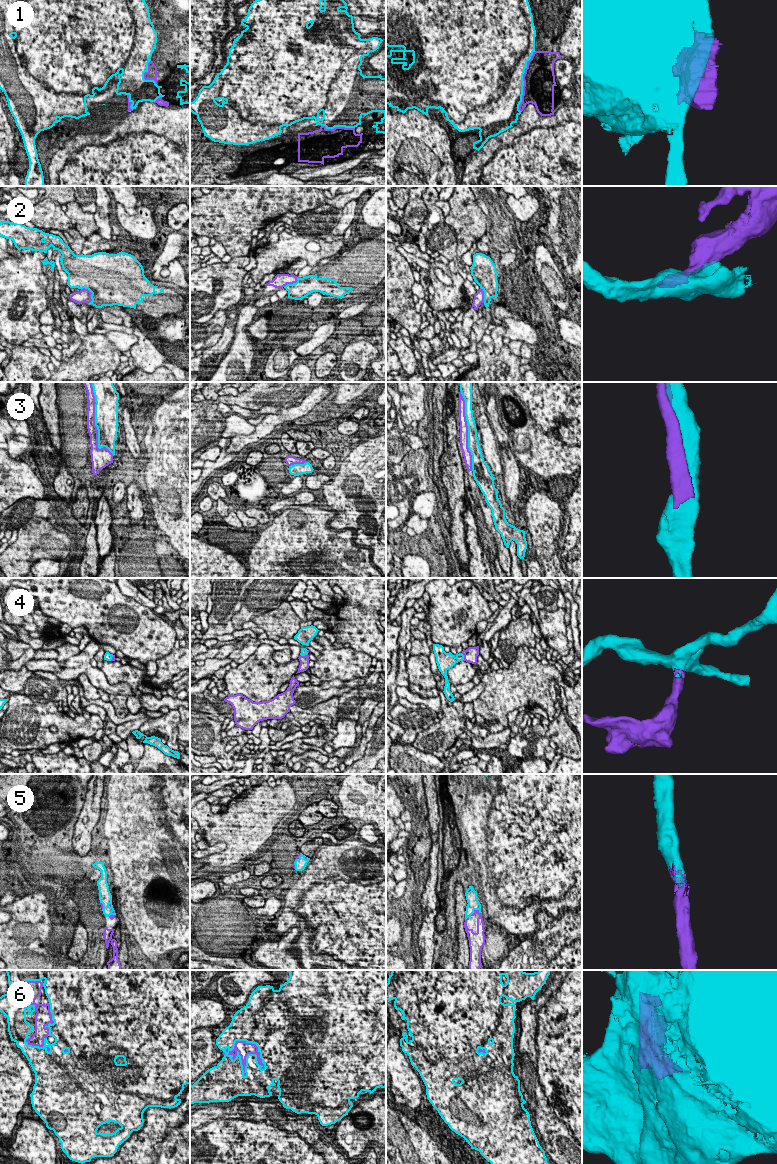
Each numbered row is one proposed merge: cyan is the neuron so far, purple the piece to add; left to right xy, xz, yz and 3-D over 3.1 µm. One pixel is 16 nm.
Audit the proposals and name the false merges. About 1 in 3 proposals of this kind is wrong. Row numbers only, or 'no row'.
1, 2, 3

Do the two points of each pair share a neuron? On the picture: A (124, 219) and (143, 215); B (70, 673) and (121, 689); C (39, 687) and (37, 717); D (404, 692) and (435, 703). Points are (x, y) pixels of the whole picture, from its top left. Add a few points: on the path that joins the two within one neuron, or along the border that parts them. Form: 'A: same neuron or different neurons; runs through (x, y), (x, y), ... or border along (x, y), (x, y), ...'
A: same neuron; runs through (129, 219), (138, 219)
B: same neuron; runs through (83, 670), (89, 670), (108, 688)
C: different neurons; border along (24, 693), (33, 701), (57, 702)
D: same neuron; runs through (412, 698), (427, 701)

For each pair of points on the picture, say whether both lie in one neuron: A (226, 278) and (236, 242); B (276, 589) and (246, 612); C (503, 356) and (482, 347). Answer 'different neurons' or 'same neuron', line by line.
A: different neurons
B: same neuron
C: same neuron

